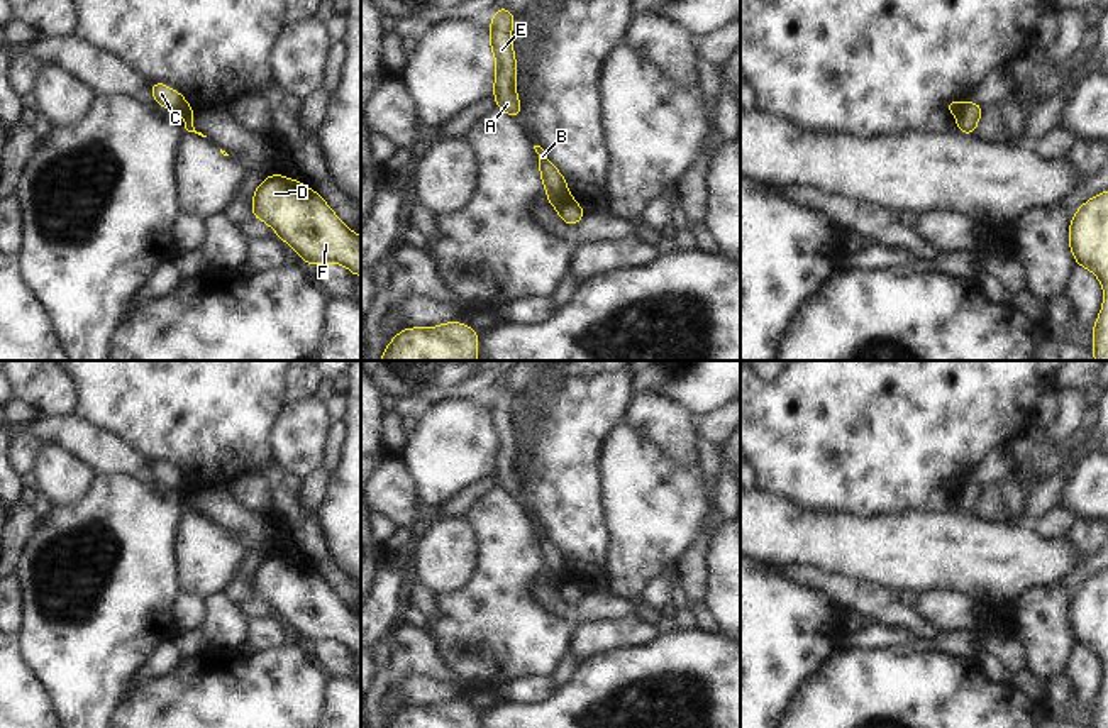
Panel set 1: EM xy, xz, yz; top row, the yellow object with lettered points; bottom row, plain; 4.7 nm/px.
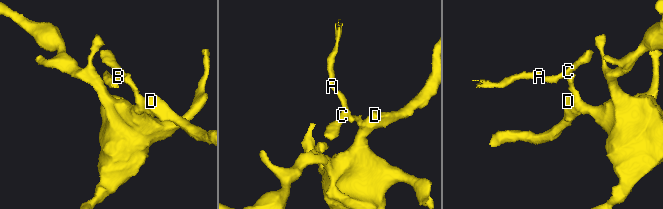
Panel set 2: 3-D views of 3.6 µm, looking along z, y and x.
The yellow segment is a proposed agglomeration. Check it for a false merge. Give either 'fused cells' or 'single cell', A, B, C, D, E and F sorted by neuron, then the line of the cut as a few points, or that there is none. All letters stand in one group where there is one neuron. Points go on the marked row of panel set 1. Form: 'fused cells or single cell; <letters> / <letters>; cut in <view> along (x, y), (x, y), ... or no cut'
fused cells; A B C E / D F; cut in xz along (570, 197), (558, 210)

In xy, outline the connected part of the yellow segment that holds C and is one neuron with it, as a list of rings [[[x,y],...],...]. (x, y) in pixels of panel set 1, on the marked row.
[[[163,81],[151,85],[151,95],[161,107],[169,110],[183,112],[190,107],[180,91],[166,88]]]

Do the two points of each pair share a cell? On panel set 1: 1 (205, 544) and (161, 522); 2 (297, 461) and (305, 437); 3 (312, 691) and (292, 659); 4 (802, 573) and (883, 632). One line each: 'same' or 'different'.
1: different
2: same
3: same
4: different

